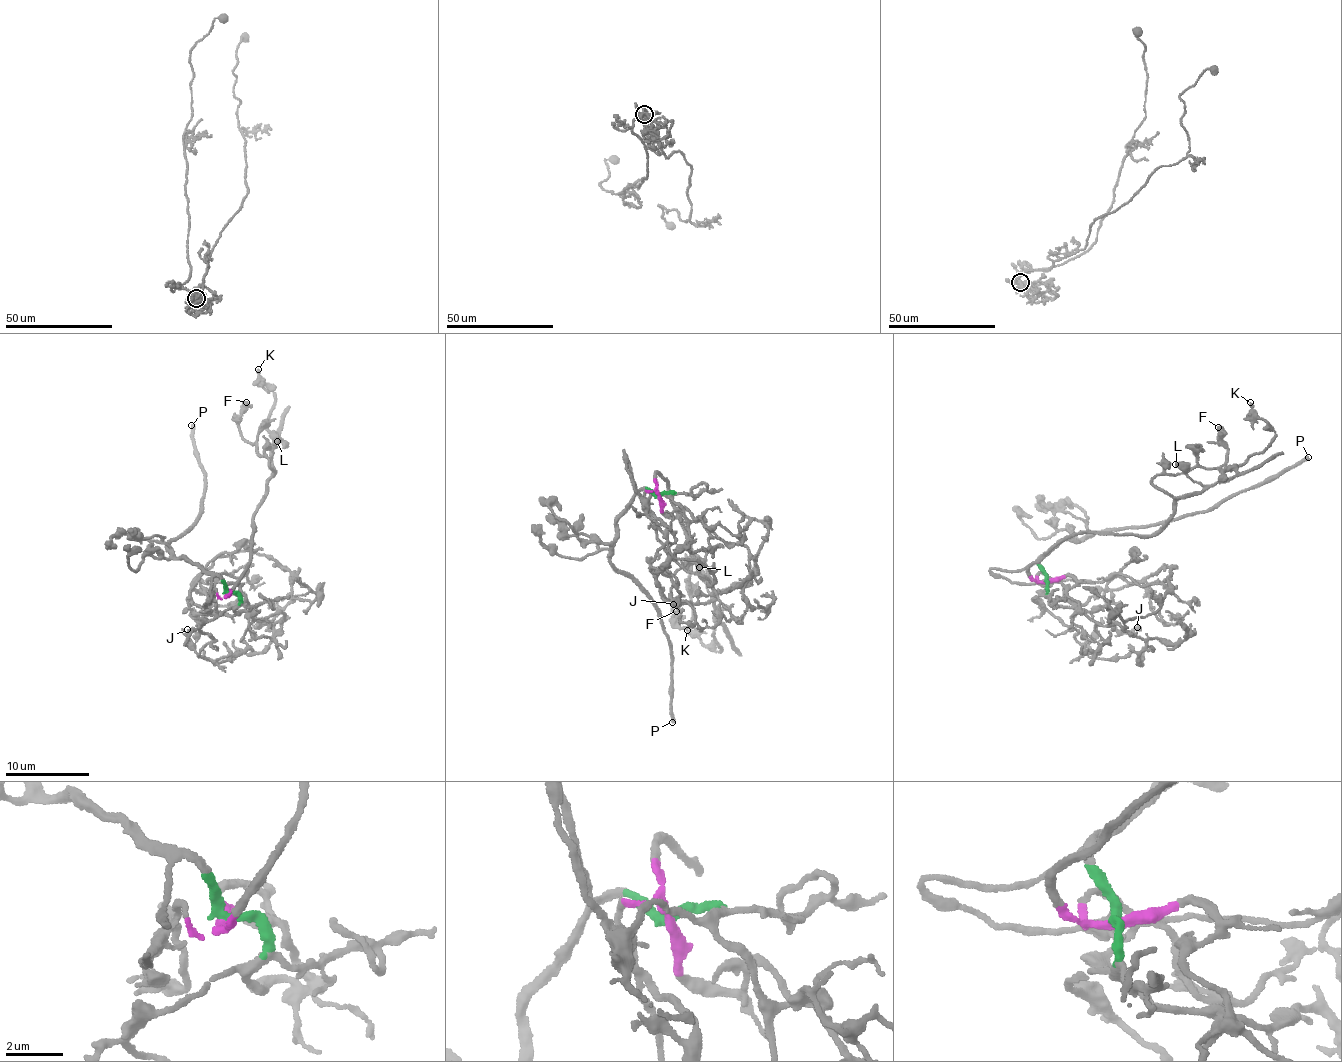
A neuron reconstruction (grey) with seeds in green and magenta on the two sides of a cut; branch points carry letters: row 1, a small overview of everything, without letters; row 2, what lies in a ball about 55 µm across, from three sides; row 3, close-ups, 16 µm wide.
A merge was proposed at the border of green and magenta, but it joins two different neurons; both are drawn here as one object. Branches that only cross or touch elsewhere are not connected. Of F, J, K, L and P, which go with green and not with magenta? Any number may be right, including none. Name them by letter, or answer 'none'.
J, P

